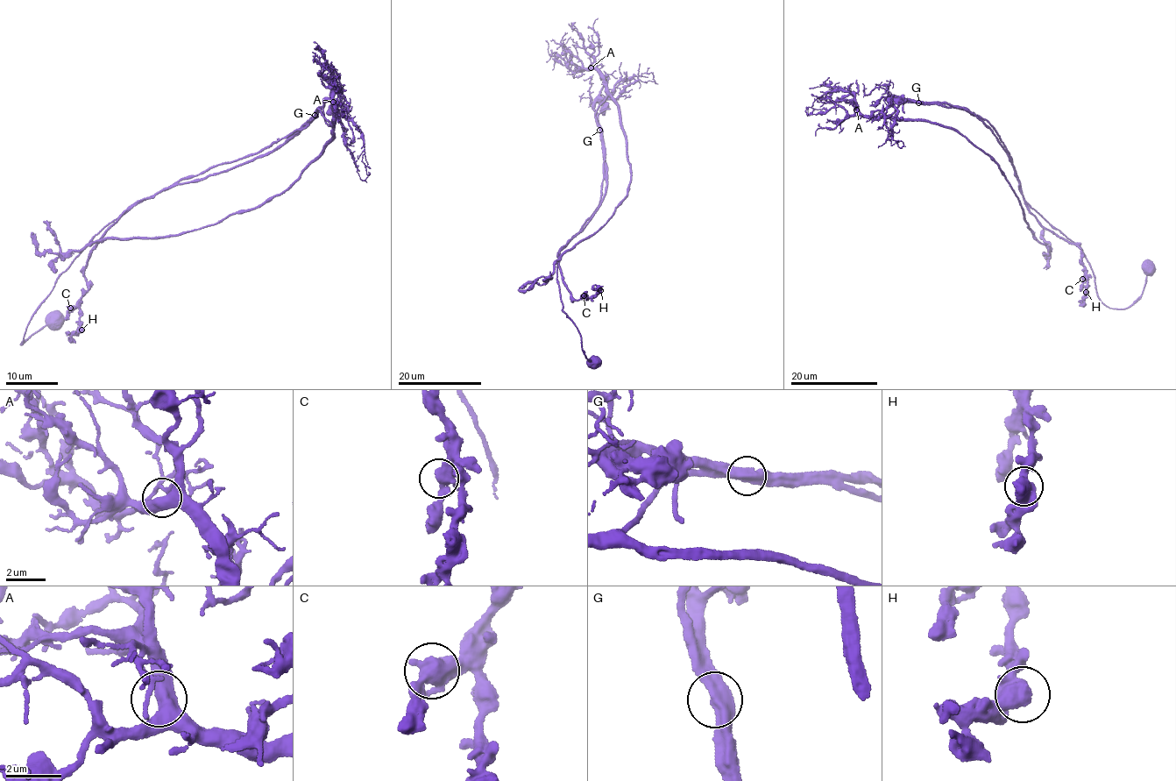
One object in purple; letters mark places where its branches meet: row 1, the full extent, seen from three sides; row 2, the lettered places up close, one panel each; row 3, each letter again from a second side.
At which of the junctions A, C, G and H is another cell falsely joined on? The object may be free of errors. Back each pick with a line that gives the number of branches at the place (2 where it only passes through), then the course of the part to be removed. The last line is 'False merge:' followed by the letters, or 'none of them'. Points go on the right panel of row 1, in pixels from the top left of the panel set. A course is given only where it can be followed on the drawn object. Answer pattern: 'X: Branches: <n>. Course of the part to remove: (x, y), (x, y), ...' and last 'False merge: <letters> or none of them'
G: Branches: 2. Course of the part to remove: (919, 102), (969, 110), (993, 131), (1008, 152), (1025, 204), (1038, 222), (1080, 249), (1087, 288), (1079, 305)
False merge: G

